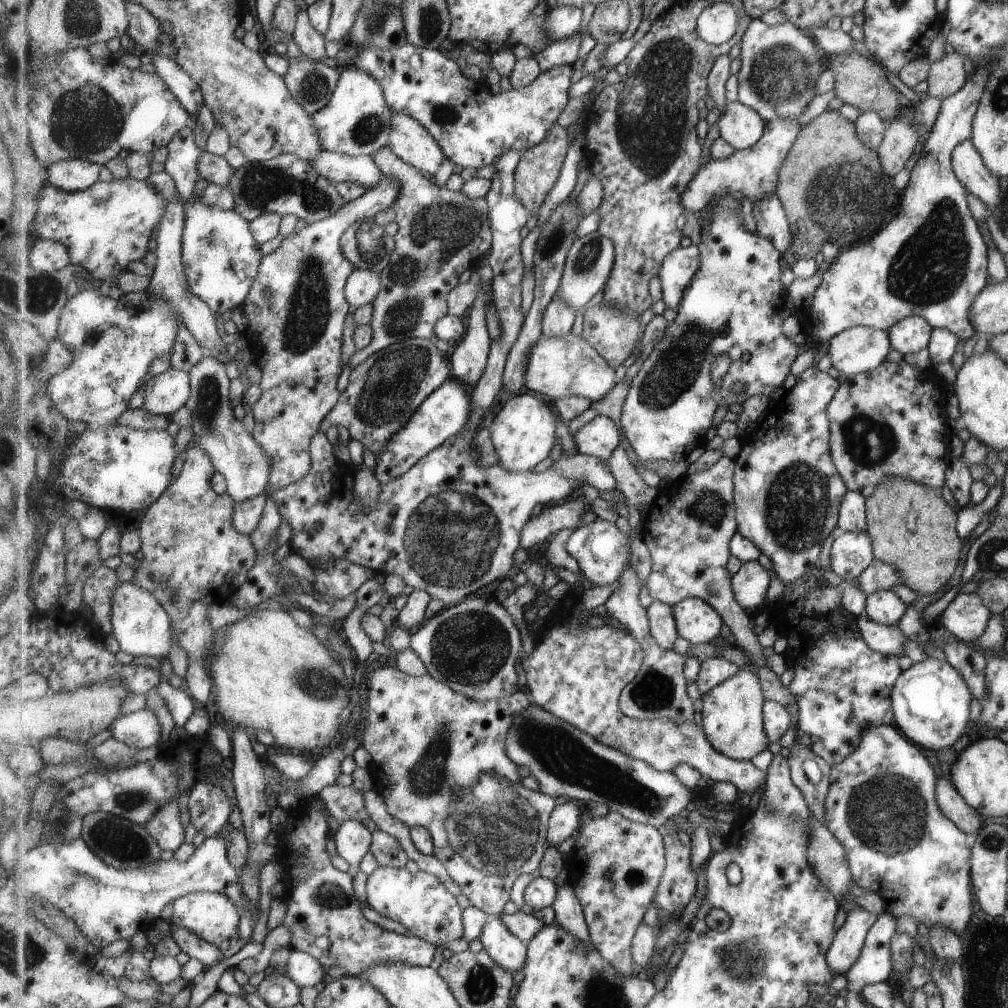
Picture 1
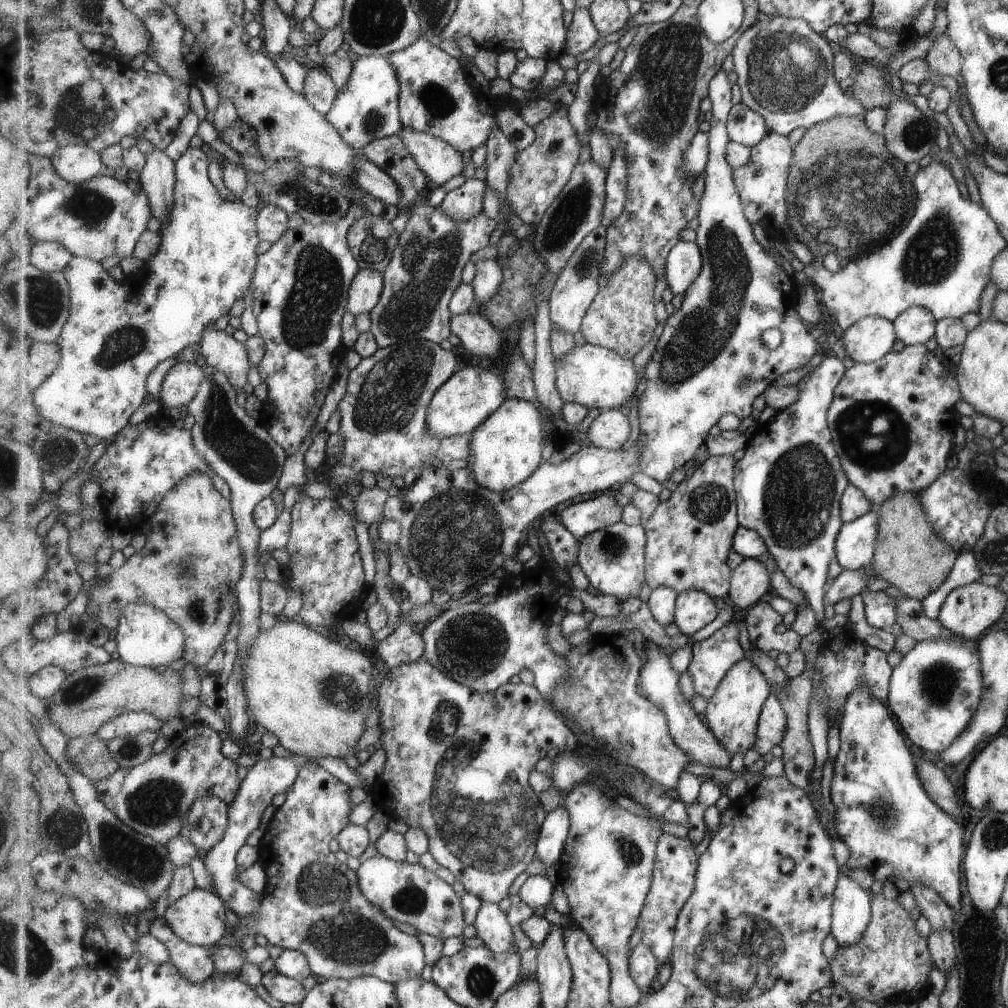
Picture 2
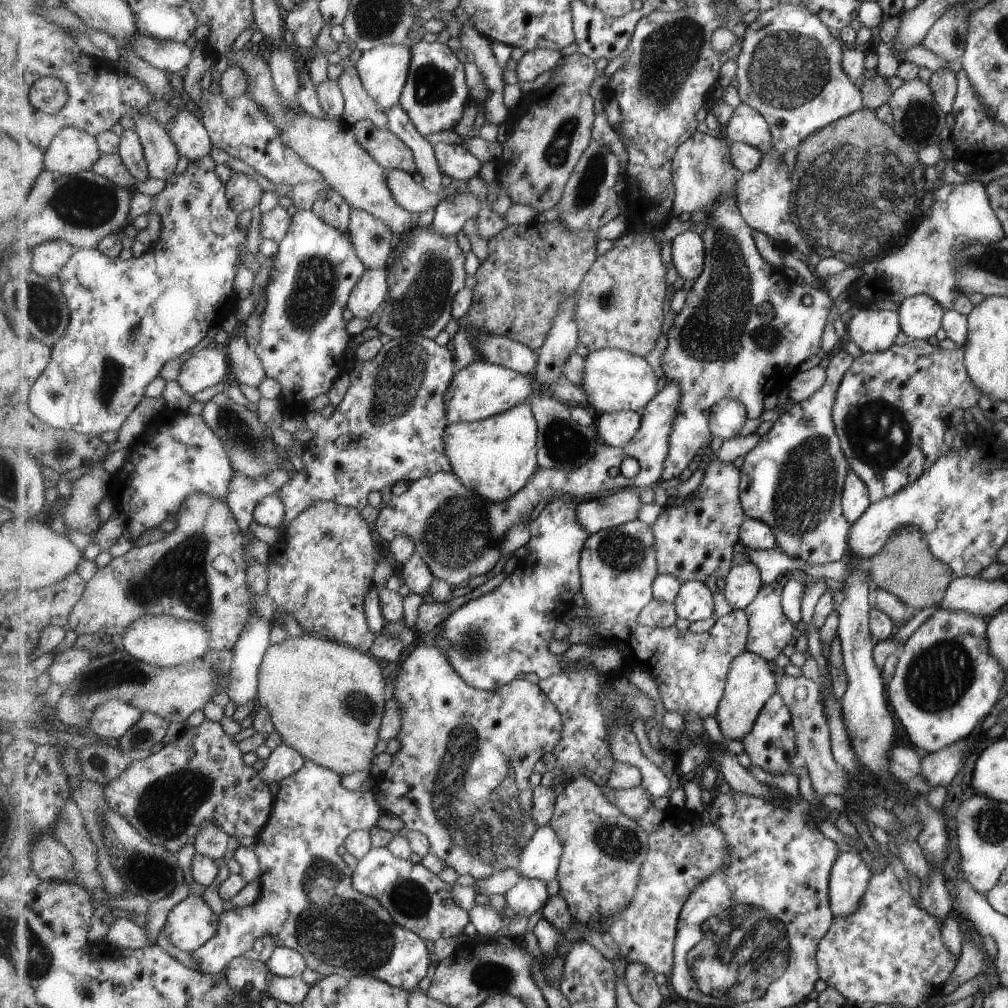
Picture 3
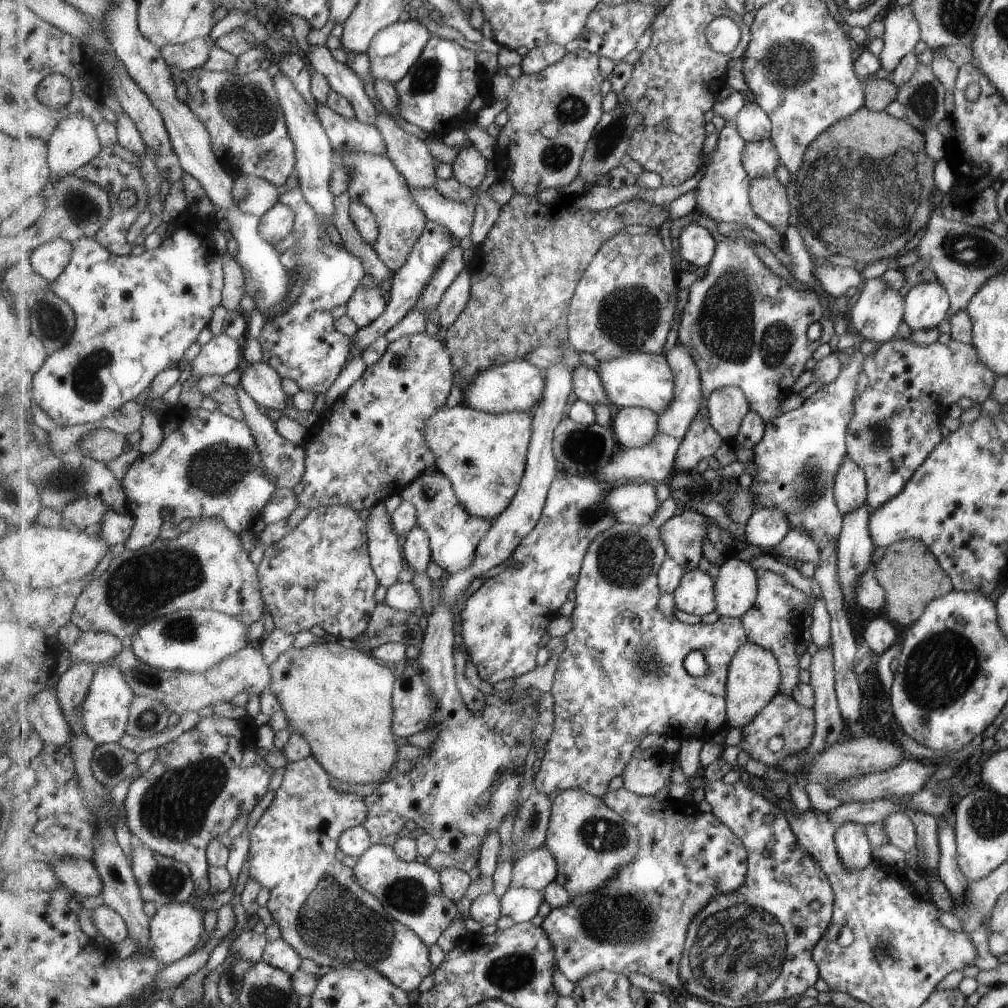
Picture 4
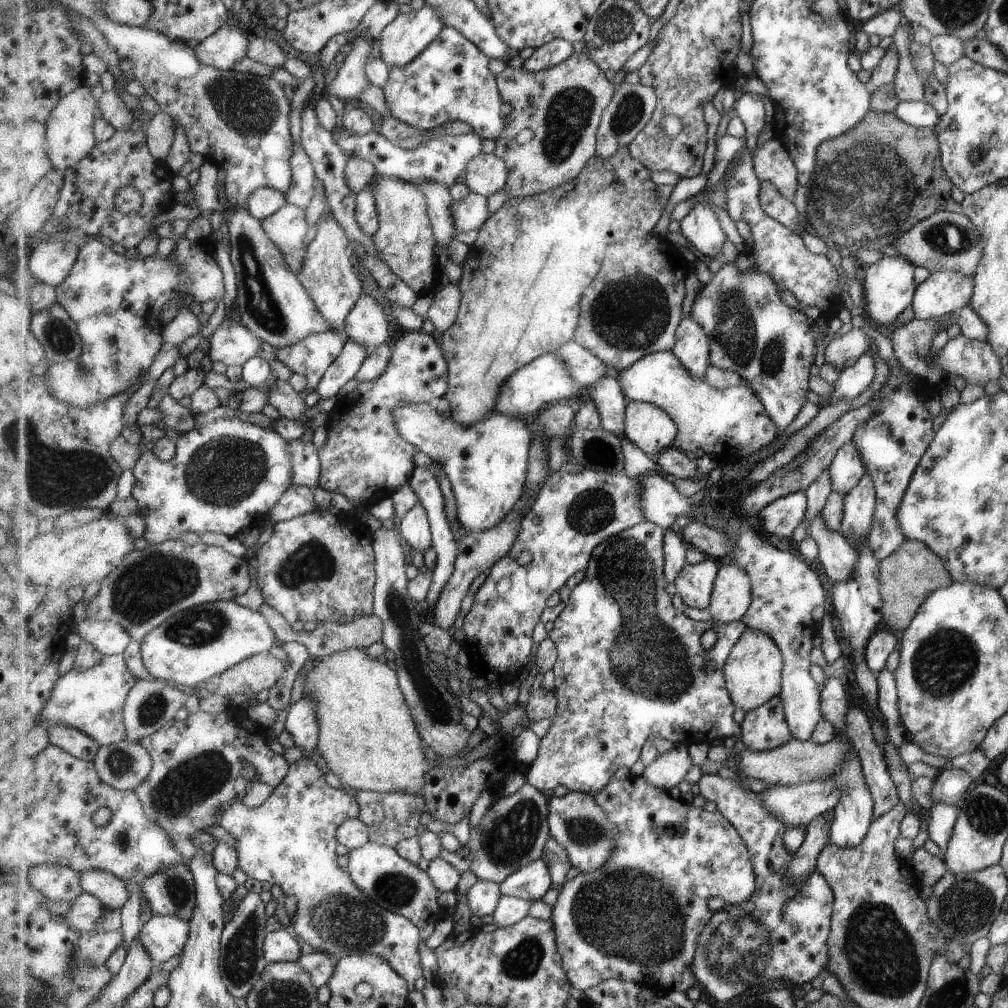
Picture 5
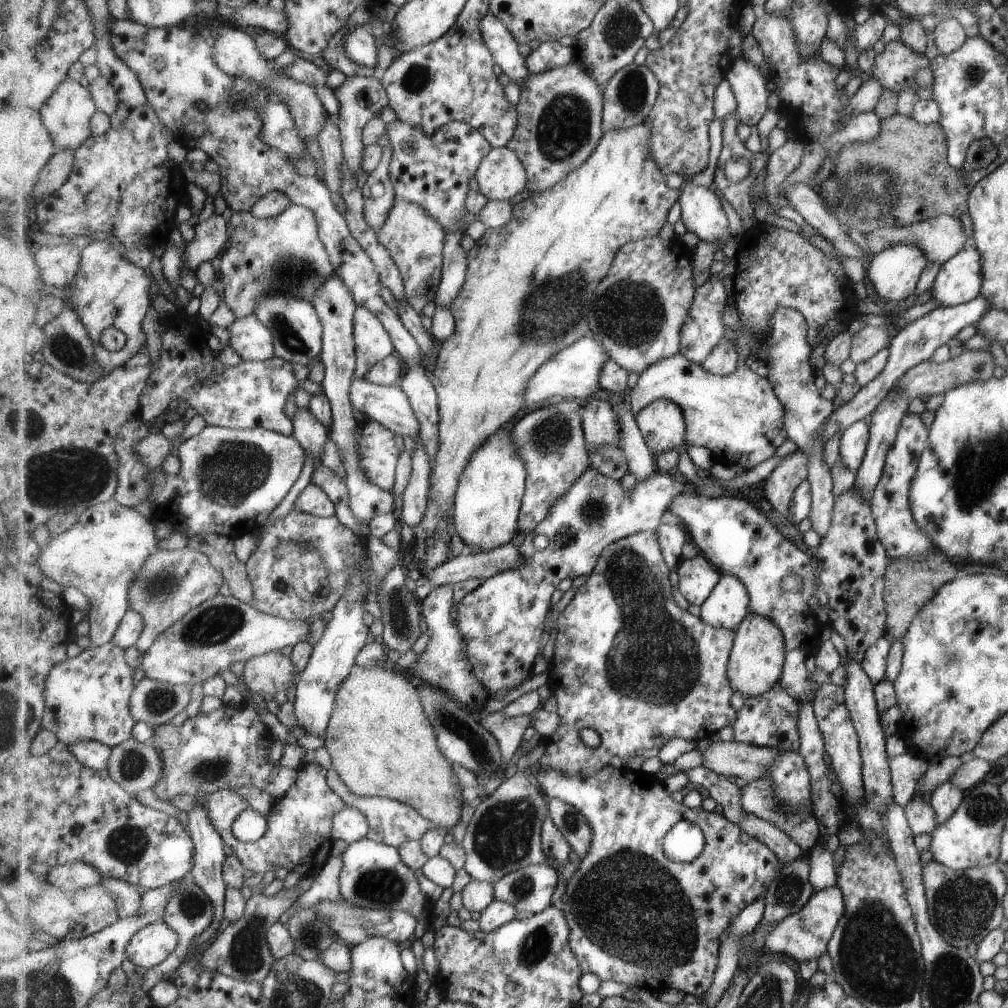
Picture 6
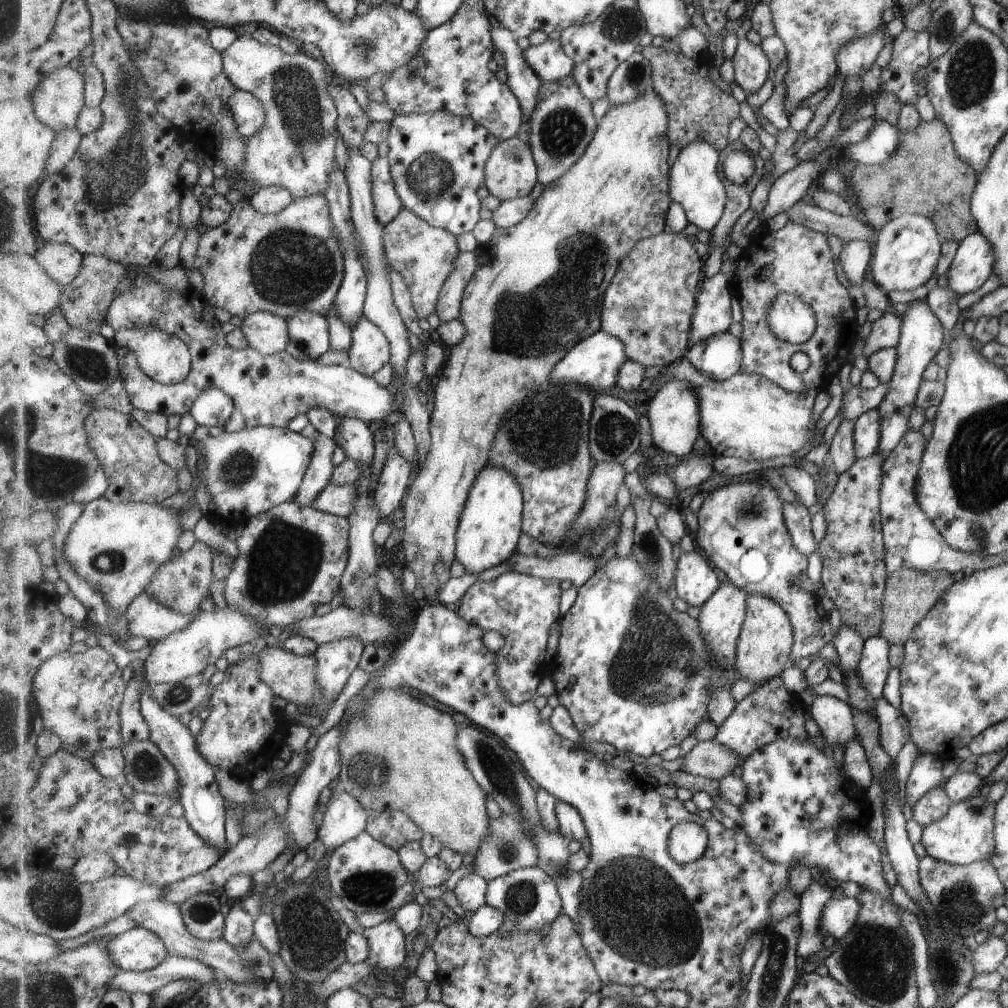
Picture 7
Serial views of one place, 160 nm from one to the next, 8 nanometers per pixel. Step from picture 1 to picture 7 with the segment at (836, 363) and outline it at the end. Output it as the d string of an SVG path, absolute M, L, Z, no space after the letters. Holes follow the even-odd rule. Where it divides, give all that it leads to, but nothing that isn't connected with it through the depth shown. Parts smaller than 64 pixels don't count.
M899 215L877 231L869 263L871 280L887 294L891 290L911 290L929 280L939 258L939 240L930 219L921 215Z

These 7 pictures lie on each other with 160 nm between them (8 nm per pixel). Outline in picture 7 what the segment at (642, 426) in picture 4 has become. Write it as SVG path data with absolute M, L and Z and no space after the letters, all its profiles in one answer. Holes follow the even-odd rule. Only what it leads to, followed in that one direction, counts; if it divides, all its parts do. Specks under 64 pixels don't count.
M675 379L661 387L650 400L647 418L651 424L651 448L654 451L662 450L682 458L694 450L702 435L700 398L694 386L687 381Z

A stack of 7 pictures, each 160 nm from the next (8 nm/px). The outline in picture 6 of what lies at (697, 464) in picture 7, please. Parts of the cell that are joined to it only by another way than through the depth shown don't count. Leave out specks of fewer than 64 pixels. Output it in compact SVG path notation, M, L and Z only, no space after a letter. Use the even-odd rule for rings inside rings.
M592 466L589 470L584 472L581 478L576 480L576 483L569 488L568 493L561 495L560 499L556 500L556 503L552 506L552 511L549 511L548 517L540 522L537 530L524 537L524 541L519 546L520 553L523 556L523 564L520 567L510 568L509 570L504 570L503 572L499 572L499 574L493 575L477 589L464 596L460 604L458 604L458 614L456 617L457 623L460 626L461 636L463 636L466 641L466 652L468 654L471 670L489 690L491 698L503 698L509 690L517 688L517 686L519 686L522 682L525 682L525 680L528 680L530 676L533 675L533 664L535 664L535 660L537 660L537 654L541 652L541 640L543 640L543 630L545 630L547 612L552 609L551 596L553 596L555 588L559 586L559 582L563 582L565 578L573 579L576 576L581 576L581 574L589 576L595 570L601 553L610 544L641 531L657 531L662 525L661 518L663 518L663 514L668 511L668 506L671 504L671 501L673 499L677 499L680 495L683 495L683 484L683 482L675 482L675 480L673 480L671 476L667 476L667 474L657 473L656 475L651 475L644 481L638 481L631 490L627 490L622 481L608 478ZM539 534L544 534L548 538L548 545L545 546L545 548L537 548L537 544L535 544L535 538L537 538Z

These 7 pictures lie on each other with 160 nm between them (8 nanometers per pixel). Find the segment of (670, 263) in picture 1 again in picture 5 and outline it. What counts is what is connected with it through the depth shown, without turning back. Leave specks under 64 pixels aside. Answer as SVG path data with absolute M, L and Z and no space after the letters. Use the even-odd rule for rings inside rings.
M696 204L680 222L681 232L699 252L720 258L727 236L711 206Z

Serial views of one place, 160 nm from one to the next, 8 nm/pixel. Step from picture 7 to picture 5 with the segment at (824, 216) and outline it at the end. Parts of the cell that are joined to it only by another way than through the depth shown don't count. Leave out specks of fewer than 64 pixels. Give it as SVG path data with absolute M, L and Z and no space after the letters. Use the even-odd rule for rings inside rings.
M942 209L914 224L903 235L895 238L891 245L903 258L917 266L925 267L929 272L952 270L971 278L976 273L980 256L984 254L980 229L965 215L948 213Z

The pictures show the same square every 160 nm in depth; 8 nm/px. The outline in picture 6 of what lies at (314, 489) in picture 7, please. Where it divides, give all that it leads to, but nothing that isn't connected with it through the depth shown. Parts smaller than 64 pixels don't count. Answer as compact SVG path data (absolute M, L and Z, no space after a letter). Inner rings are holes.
M309 406L297 408L293 422L292 435L316 458L316 468L321 465L320 452L330 435L328 428L318 419Z

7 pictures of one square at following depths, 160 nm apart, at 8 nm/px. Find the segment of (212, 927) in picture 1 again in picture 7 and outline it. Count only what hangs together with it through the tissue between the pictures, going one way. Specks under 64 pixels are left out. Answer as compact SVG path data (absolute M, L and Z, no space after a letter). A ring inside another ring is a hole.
M139 926L115 936L109 950L122 970L139 972L155 968L170 954L163 938Z

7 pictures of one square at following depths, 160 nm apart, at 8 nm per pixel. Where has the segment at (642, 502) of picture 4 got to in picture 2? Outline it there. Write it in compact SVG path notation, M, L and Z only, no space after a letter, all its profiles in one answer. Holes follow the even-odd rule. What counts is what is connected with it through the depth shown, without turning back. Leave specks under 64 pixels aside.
M603 493L597 498L569 505L561 513L557 513L567 530L583 539L587 534L597 530L605 530L617 522L623 522L626 506L619 506L612 493Z

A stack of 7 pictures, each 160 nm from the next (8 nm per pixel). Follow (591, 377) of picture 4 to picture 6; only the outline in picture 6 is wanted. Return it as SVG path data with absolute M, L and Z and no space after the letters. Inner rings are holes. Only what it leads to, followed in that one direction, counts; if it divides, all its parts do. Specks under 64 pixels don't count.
M622 400L615 406L621 427L620 447L626 452L630 470L637 475L639 481L644 481L657 474L657 455L647 446L629 401Z

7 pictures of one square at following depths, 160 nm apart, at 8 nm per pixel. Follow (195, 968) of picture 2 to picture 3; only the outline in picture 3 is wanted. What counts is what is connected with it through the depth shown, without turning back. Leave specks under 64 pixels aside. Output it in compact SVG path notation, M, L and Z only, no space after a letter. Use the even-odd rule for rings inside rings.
M305 761L305 764L290 777L280 782L280 791L276 796L276 802L274 804L271 818L267 826L263 828L259 836L256 838L254 849L257 851L260 860L261 874L259 878L259 884L261 885L261 896L247 908L238 908L234 911L223 911L220 916L220 930L217 934L208 942L205 943L201 948L192 952L192 962L198 967L201 973L221 973L224 971L226 966L232 962L235 957L242 957L247 950L251 949L251 946L255 944L255 940L263 938L268 934L274 941L274 944L279 947L289 947L290 949L298 950L306 960L308 967L319 972L322 976L328 977L329 975L339 975L342 977L349 976L359 976L359 975L371 975L377 977L378 979L384 980L396 986L397 988L402 988L408 991L413 991L427 976L427 970L432 966L432 960L429 959L429 948L425 944L424 938L421 938L416 932L397 924L397 921L393 918L393 915L389 912L388 908L376 898L370 897L369 895L360 893L354 885L354 870L349 868L349 864L339 856L339 846L345 844L345 840L348 836L359 829L365 829L370 831L377 824L377 820L381 818L383 810L380 807L379 802L377 802L377 797L375 791L352 791L345 788L342 776L337 771L331 770L330 768L325 768L320 764L313 761Z

